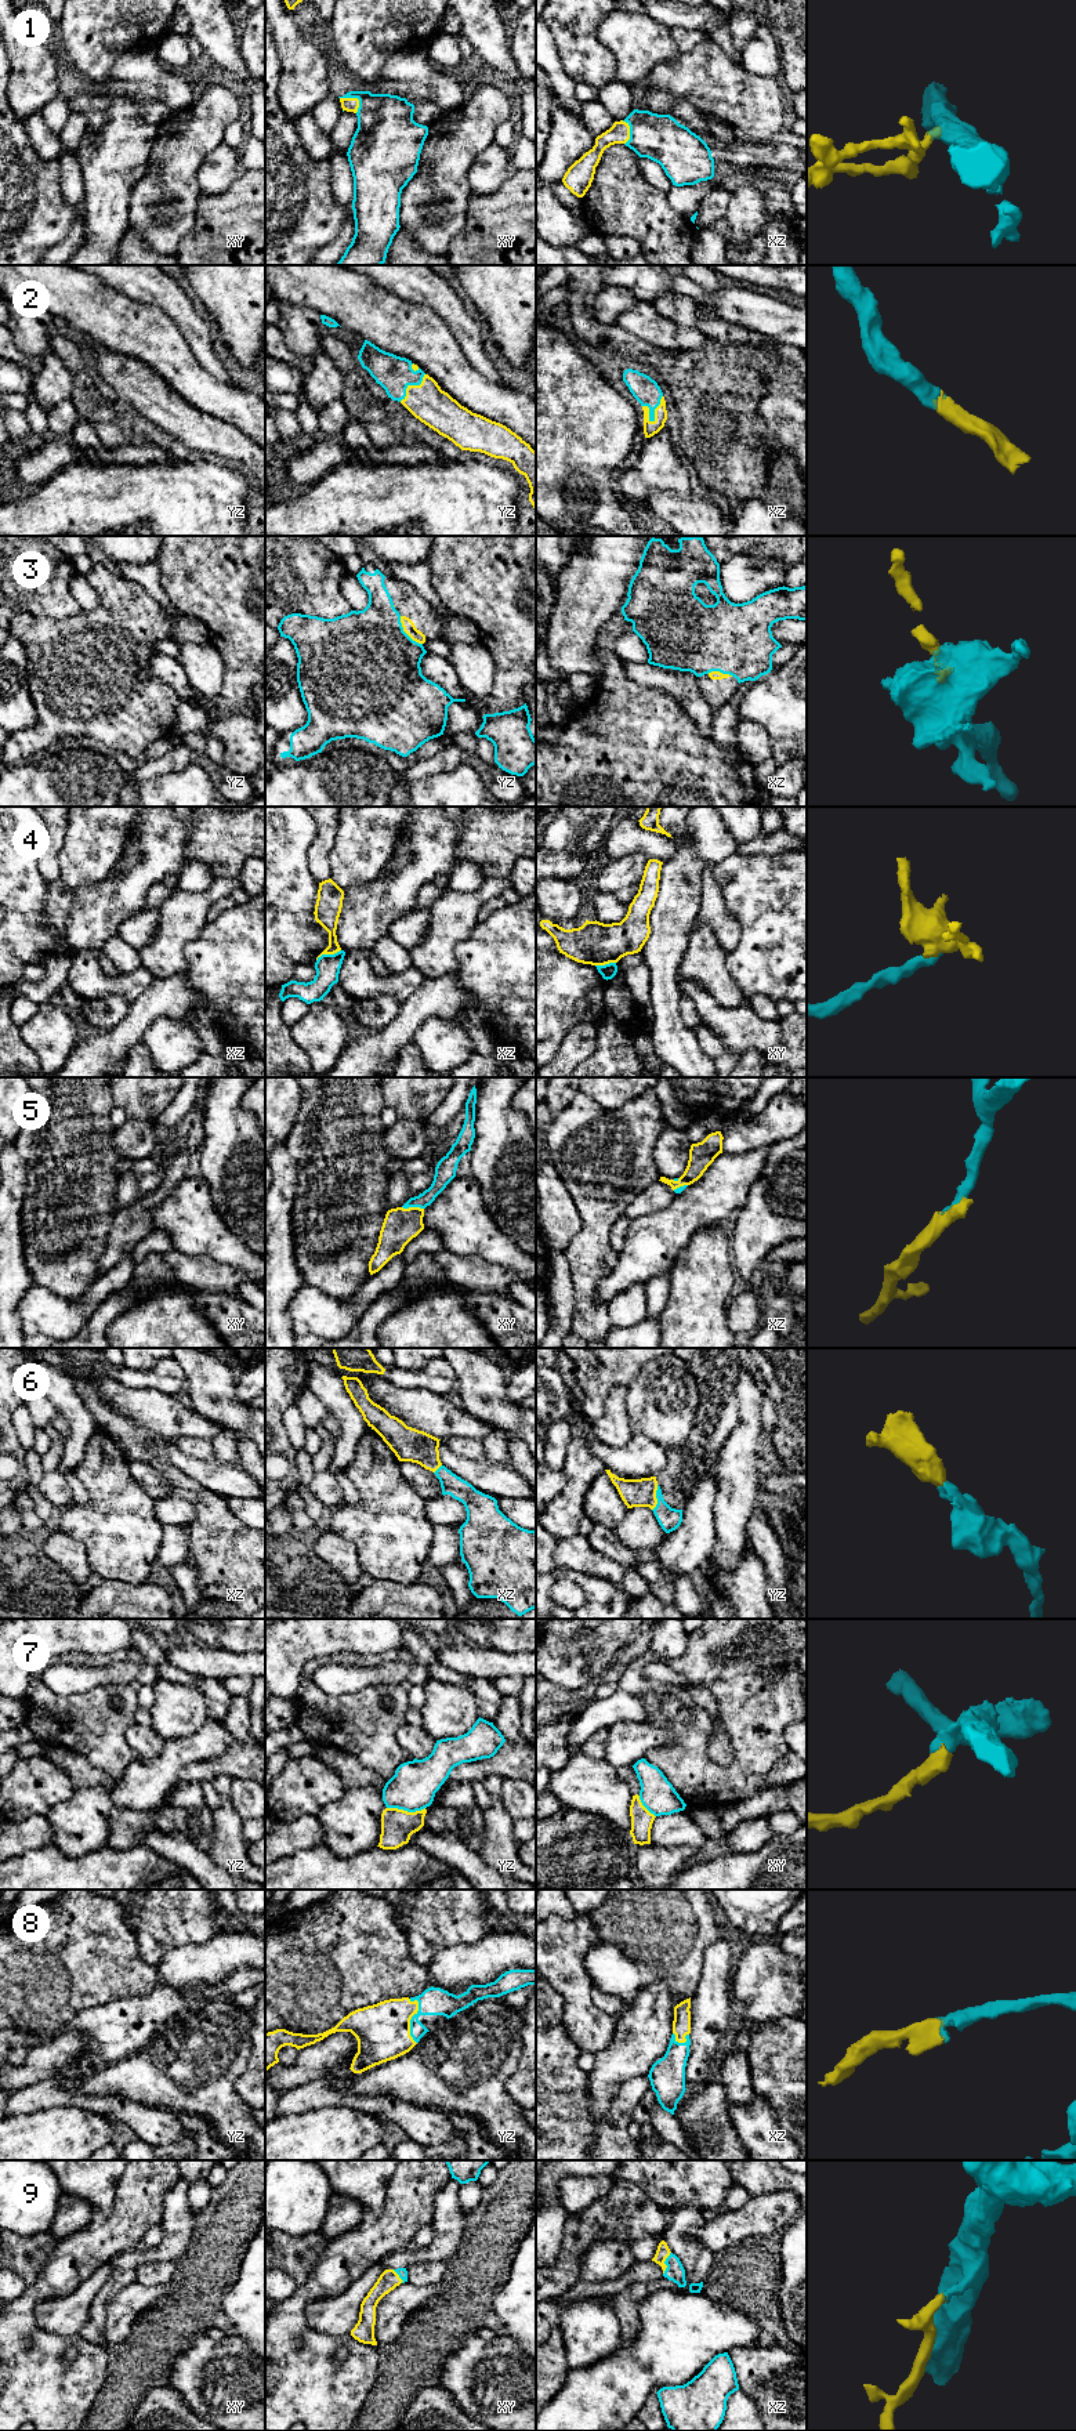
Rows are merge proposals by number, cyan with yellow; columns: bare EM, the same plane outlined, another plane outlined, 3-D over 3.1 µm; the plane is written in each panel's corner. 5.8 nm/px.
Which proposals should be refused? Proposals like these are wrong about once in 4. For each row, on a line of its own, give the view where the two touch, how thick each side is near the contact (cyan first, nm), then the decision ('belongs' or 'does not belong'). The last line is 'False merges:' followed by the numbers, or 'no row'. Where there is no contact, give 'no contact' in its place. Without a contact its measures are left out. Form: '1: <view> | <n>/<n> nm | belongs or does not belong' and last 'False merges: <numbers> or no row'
1: xy | 340/80 nm | belongs
2: xz | 150/80 nm | belongs
3: yz | 500/70 nm | belongs
4: xz | 140/140 nm | does not belong
5: xy | 100/200 nm | belongs
6: yz | 130/160 nm | belongs
7: yz | 260/190 nm | does not belong
8: yz | 160/320 nm | belongs
9: xz | 110/80 nm | belongs
False merges: 4, 7

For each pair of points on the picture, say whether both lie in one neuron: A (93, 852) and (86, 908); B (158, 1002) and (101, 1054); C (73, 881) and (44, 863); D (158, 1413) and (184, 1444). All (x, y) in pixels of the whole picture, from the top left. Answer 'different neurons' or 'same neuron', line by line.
A: different neurons
B: same neuron
C: different neurons
D: different neurons

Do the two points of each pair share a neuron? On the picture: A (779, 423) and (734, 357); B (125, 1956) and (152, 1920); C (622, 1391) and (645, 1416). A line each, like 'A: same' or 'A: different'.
A: different
B: different
C: different

